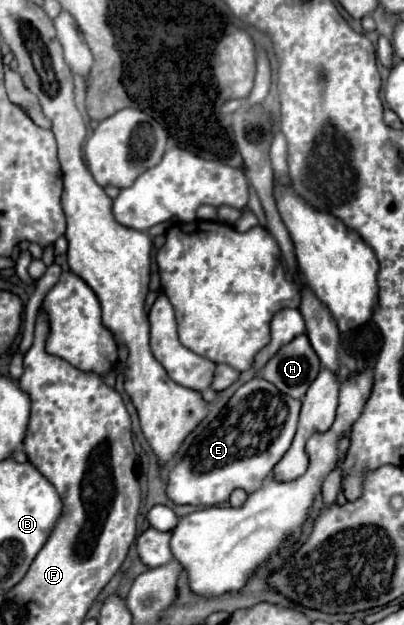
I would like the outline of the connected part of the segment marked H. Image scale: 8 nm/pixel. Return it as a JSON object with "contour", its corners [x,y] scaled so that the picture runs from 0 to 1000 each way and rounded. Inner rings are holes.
{"contour":[[[748,533],[688,558],[688,565],[653,584],[649,603],[678,613],[698,629],[748,638],[792,590],[792,574],[772,558],[762,536]]]}

